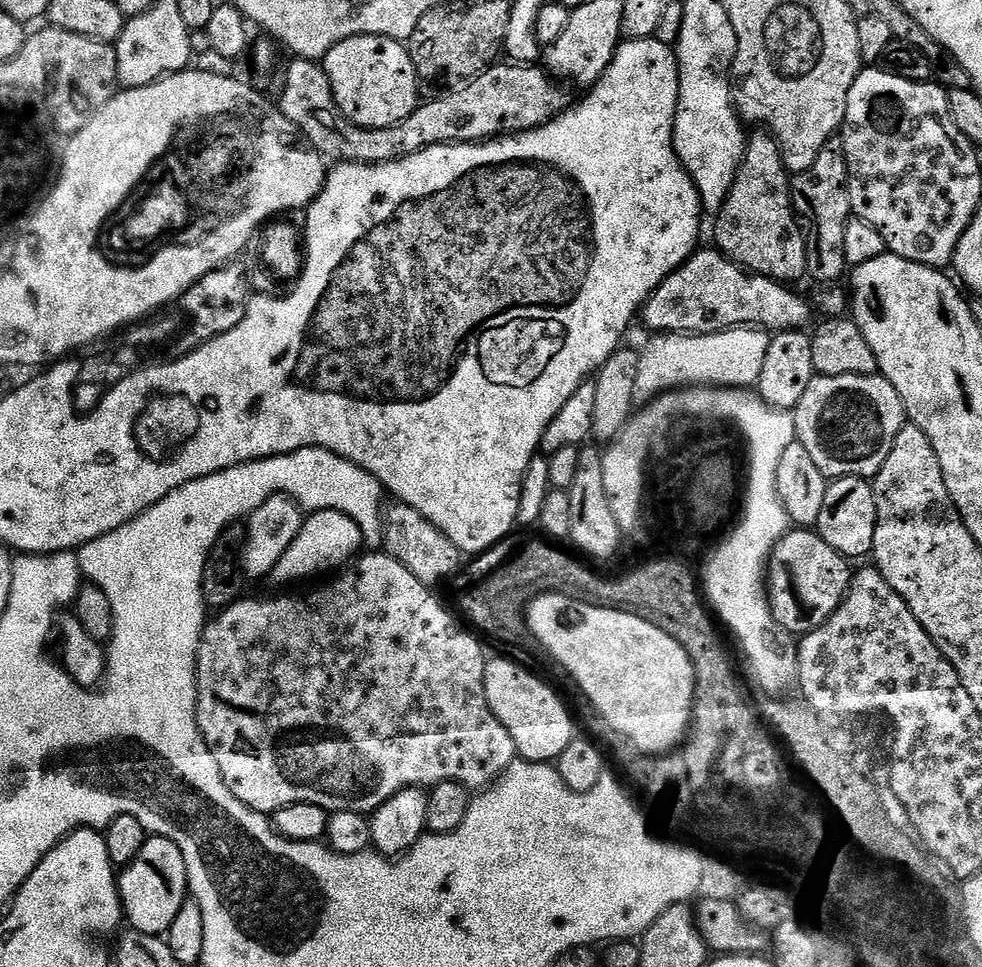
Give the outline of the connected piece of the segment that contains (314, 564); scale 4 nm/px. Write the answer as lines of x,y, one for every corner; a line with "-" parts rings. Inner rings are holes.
321,508
319,512
313,512
305,519
302,530
298,530
298,538
290,542
290,550
282,554
278,566
272,571
271,583
296,584
299,580
308,580
311,576
322,575
323,572
335,573
361,551
359,548
362,548
363,544
364,535
362,530
358,530
358,522
354,522
354,518
338,510

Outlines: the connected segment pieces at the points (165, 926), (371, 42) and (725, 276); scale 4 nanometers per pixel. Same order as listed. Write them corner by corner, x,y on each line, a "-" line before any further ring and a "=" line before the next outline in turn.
149,835
138,858
119,873
118,883
127,923
135,931
151,936
163,937
170,930
170,922
190,896
186,858
165,836
=
351,36
349,40
338,42
334,50
324,55
322,67
330,78
330,86
340,113
359,128
392,128
398,122
410,118
417,104
421,103
420,80
416,76
416,67
407,47
401,41
385,36
=
697,250
678,270
674,270
648,295
642,309
642,320
652,334
699,334
725,332
731,328
759,328
769,334
778,332
798,332
813,323
812,308
795,292
795,287
768,276
758,276
728,259
723,252

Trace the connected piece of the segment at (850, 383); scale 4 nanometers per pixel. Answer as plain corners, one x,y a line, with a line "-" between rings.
882,375
813,376
802,402
792,412
796,439
814,458
814,466
829,478
874,478
882,470
894,438
904,429
906,417
898,390

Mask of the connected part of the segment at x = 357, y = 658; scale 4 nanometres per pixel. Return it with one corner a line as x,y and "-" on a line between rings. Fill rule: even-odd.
380,550
373,551
368,555
372,556
361,555
359,557
359,560
361,559
360,564
353,563
351,566
345,567
339,574
333,575
329,579
333,580
325,588
312,588
309,592
302,593
301,596
268,596
265,600
241,598
235,600
228,608
223,609
217,615
220,616
217,620
209,619
205,623
204,633
200,636
200,649
196,655
196,720
200,723
200,733
204,736
204,741
208,743
208,748
214,754
214,762
218,762
218,770
222,770
222,778
226,782
226,786
230,786
234,798
238,798
238,802
246,802
246,806
250,806
250,810
275,814
278,809
286,806
309,804
310,806
322,806
330,814
338,810
354,810
355,812
371,814
378,810
378,806
382,806
390,798
394,798
394,794
407,788
431,790
434,785
444,782
456,782
469,790
490,788
518,758
514,738
510,738
510,730
506,730
506,726
502,726
502,722
498,722
494,710
490,710
490,702
486,702
486,686
484,685
486,655
484,656
483,646
475,640
477,637
459,619
456,621
444,609
443,602
436,597
437,593
433,589
427,588
422,582
418,582
418,578
414,578
414,574
410,570
406,570
406,566
402,566
402,562
390,558

